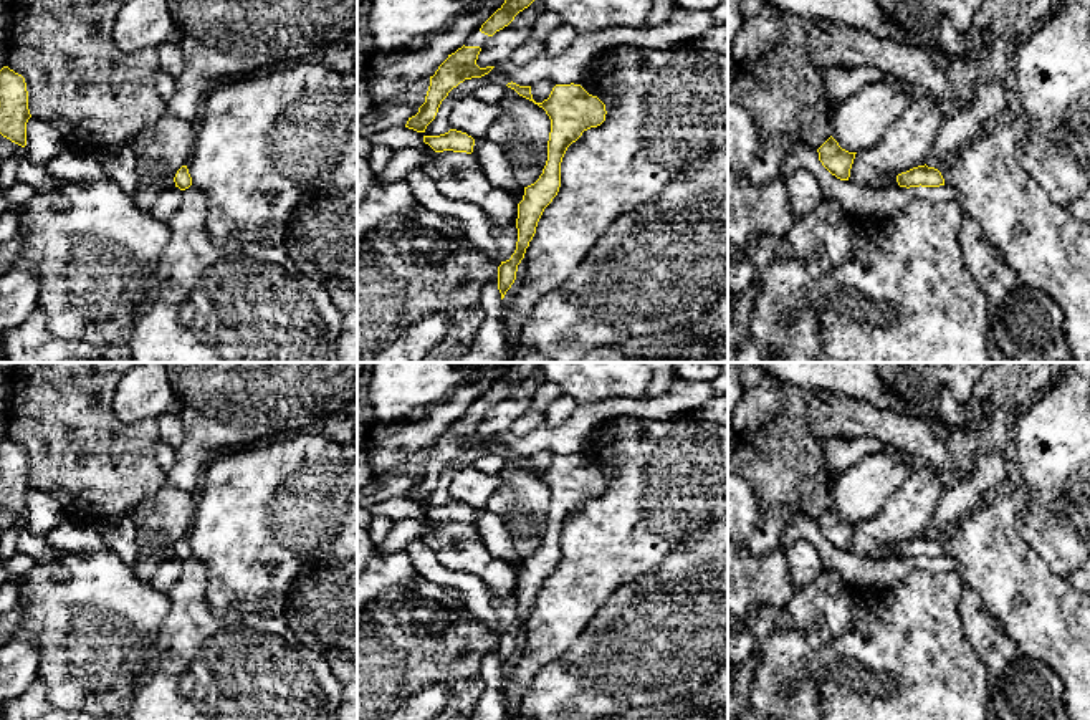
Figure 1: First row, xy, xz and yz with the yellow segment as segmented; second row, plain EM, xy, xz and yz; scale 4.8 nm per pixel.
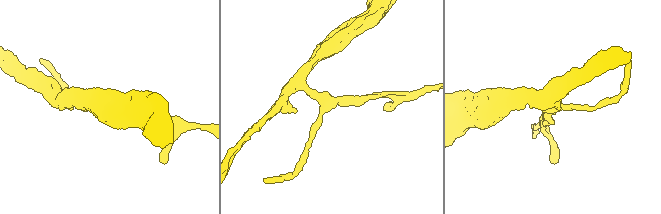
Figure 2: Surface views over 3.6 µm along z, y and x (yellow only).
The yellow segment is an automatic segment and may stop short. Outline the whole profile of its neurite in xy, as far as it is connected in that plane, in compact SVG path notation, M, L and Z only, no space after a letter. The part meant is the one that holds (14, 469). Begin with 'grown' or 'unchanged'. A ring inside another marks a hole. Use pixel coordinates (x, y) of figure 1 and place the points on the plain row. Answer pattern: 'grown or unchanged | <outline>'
unchanged | M3 437L0 440L0 505L25 518L30 488L25 449Z

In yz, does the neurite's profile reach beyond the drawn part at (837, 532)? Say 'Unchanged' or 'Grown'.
Unchanged

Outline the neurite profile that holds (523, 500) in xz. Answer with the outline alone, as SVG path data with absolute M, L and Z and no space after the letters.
M508 457L500 475L501 488L485 508L501 518L518 554L528 558L546 536L551 490L543 478Z

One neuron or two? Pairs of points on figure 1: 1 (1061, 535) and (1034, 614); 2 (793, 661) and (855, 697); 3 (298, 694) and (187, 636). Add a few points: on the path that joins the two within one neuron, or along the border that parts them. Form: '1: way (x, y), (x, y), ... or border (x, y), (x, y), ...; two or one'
1: border (1024, 538), (1056, 575), (1067, 580); two
2: border (832, 639), (807, 664), (817, 702); two
3: way (296, 657), (272, 639), (224, 639); one

